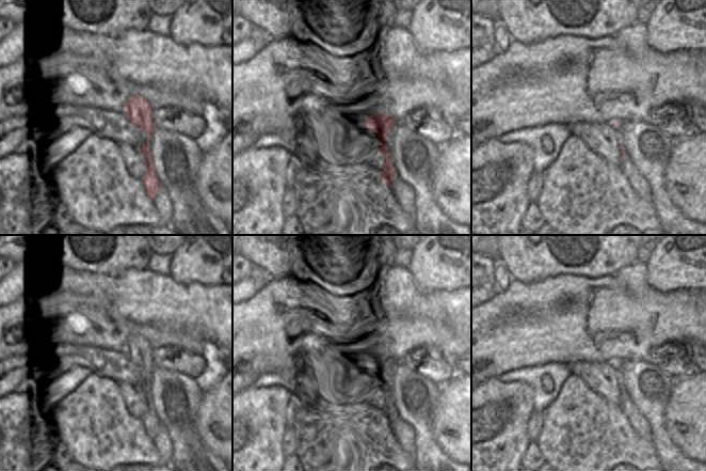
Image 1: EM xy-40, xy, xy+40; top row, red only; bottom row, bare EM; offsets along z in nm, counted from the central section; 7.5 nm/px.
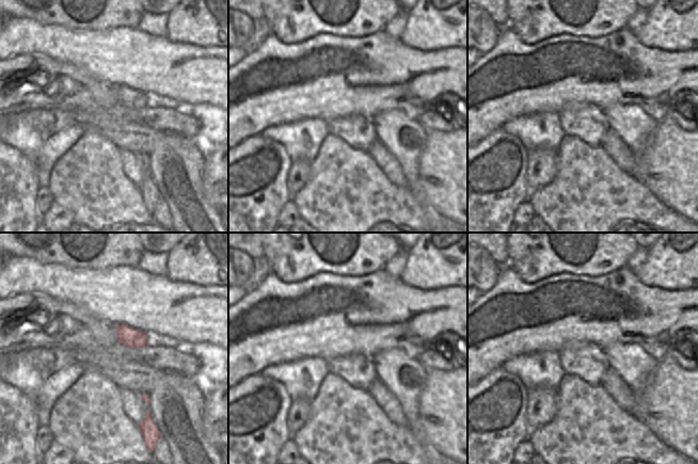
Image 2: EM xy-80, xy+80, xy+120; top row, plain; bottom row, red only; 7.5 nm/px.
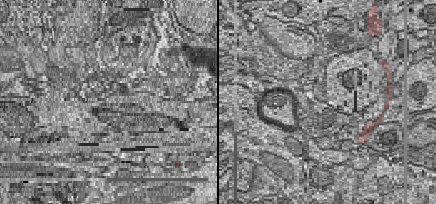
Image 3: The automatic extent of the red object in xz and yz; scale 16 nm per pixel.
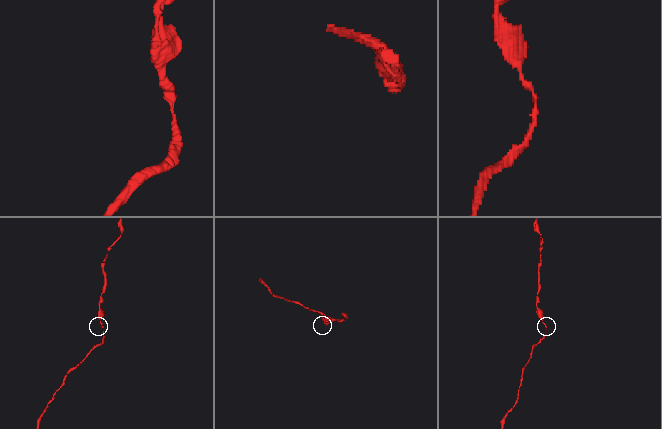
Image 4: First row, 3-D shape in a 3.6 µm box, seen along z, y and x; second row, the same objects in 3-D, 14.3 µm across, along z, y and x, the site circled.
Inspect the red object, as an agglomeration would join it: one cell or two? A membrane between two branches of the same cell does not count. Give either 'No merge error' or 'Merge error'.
No merge error

